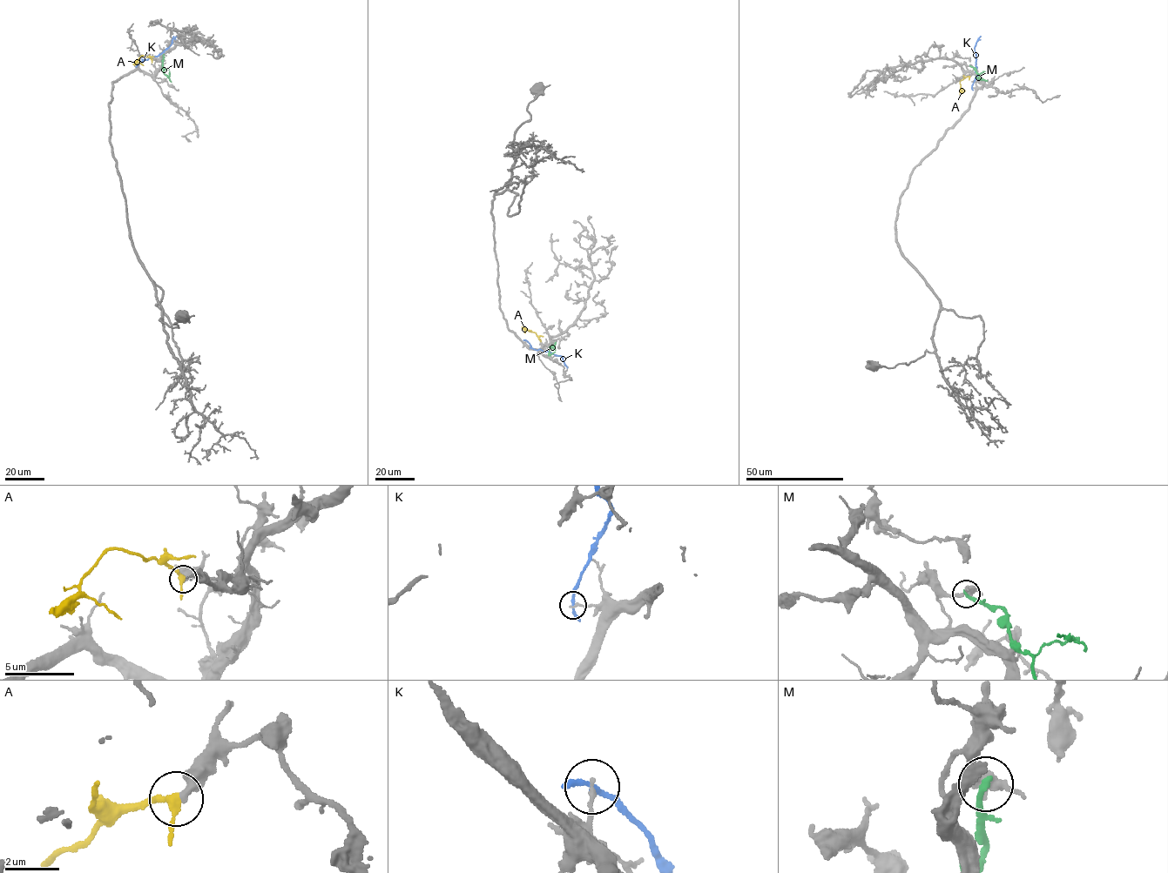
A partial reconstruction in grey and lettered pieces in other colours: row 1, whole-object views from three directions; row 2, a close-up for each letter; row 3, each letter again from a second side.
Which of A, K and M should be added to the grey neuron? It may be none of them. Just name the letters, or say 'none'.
A

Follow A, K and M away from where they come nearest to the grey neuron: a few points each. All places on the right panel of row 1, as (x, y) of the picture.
A: (969, 77), (960, 82), (961, 89), (963, 89)
K: (971, 88), (977, 74), (975, 45), (981, 36)
M: (969, 65), (975, 69), (981, 79), (975, 77)

